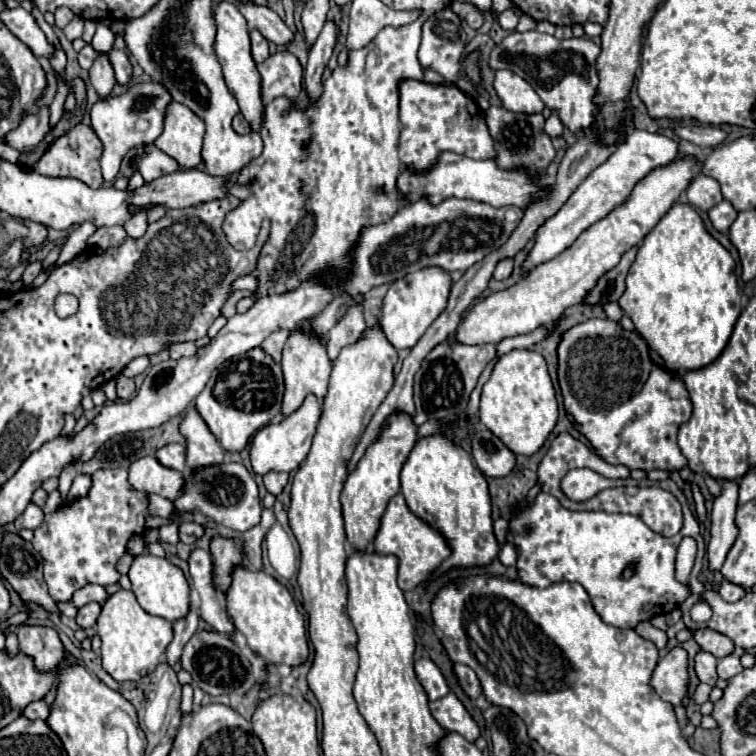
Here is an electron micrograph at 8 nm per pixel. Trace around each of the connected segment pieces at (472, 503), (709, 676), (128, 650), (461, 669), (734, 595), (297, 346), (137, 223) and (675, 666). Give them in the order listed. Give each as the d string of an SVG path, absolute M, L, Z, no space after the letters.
M435 434L435 436L425 436L425 438L417 440L417 444L413 446L413 450L407 456L403 470L401 470L401 492L403 492L411 512L417 514L419 518L423 518L425 522L429 522L431 526L435 526L449 540L453 554L441 564L441 568L437 572L445 572L453 566L473 566L473 564L487 566L499 554L499 544L493 534L487 480L477 470L471 456L461 446L447 440L447 436Z
M701 650L695 656L695 672L697 672L697 676L699 676L701 682L705 682L709 686L715 686L715 682L717 682L715 668L717 668L717 658L711 656L709 652L703 652Z
M119 590L105 600L103 610L97 618L97 634L101 638L103 668L117 682L139 680L151 674L161 662L161 656L165 654L167 644L171 642L171 622L161 616L147 614L137 604L137 598L131 590Z
M453 664L453 670L455 670L455 676L459 680L459 686L463 688L463 692L471 700L475 700L477 696L481 696L481 684L477 680L477 674L471 668L467 668L465 664Z
M725 580L721 584L721 588L719 588L719 594L721 594L721 598L725 602L737 602L737 600L741 600L745 596L745 590L739 588L737 584L727 584L727 580Z
M295 328L291 332L291 336L285 342L283 348L283 376L285 376L285 396L283 396L283 414L291 414L299 408L299 404L303 404L307 394L315 394L319 396L319 400L323 400L325 392L327 392L327 384L329 384L329 374L331 374L331 360L327 356L325 344L313 336L313 332L307 332L303 328Z
M129 206L129 214L131 214L131 218L123 224L125 232L127 232L131 238L143 236L143 232L147 230L149 208L143 208L143 206Z
M675 646L667 652L653 670L651 678L653 690L661 696L661 700L679 706L689 690L689 674L687 674L687 650Z

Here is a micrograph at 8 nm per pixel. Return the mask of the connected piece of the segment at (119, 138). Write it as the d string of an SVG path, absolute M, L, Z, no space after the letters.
M141 82L129 86L129 90L121 96L113 96L109 100L99 100L93 110L91 110L91 128L103 142L103 158L101 158L101 168L103 168L103 178L105 180L115 180L119 172L119 164L123 156L143 144L155 142L155 138L163 132L163 122L167 114L167 106L171 104L171 94L169 90L159 84L159 82Z

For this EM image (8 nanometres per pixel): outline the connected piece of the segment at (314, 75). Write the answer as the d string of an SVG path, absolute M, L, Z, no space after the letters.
M329 20L323 28L323 32L319 34L319 38L315 40L315 44L309 50L309 62L305 68L305 90L307 90L307 98L309 102L317 102L321 92L323 92L323 70L333 54L333 48L337 44L337 28L335 24Z

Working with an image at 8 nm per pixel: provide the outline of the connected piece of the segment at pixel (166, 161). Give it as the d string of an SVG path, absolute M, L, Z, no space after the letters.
M151 148L139 160L139 172L145 178L145 184L149 184L165 174L173 174L177 170L179 170L179 164L165 152L161 152L159 148Z

